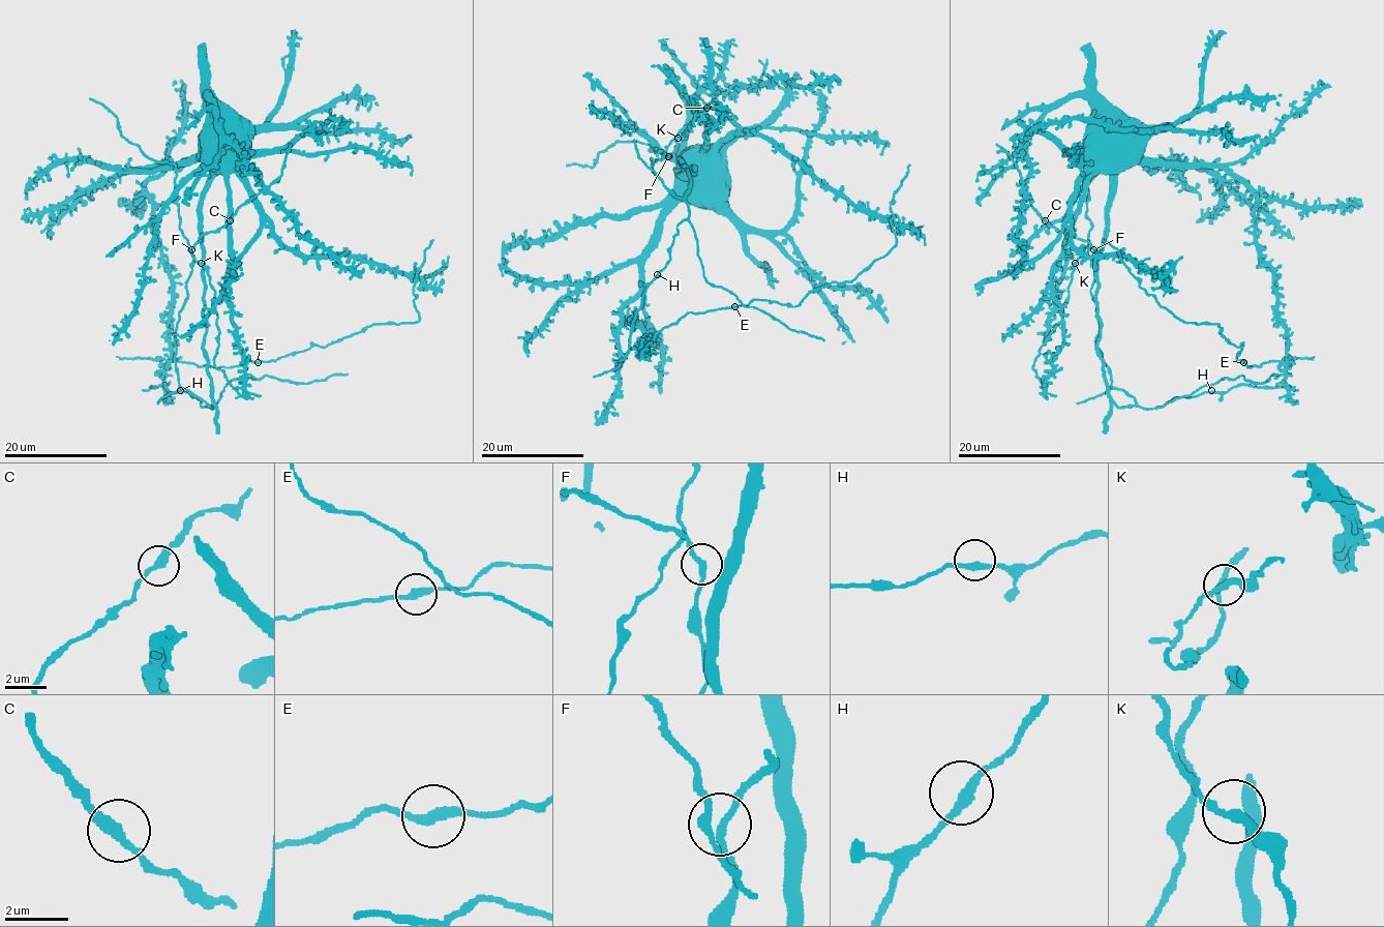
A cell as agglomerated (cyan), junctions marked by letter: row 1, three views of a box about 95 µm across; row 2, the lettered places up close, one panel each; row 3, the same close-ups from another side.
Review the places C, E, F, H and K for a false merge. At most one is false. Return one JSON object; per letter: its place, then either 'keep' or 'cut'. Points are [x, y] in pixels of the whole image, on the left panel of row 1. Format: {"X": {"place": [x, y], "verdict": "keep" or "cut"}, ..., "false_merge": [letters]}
{"C": {"place": [230, 220], "verdict": "keep"}, "E": {"place": [258, 362], "verdict": "keep"}, "F": {"place": [191, 249], "verdict": "keep"}, "H": {"place": [180, 390], "verdict": "keep"}, "K": {"place": [201, 263], "verdict": "keep"}, "false_merge": []}

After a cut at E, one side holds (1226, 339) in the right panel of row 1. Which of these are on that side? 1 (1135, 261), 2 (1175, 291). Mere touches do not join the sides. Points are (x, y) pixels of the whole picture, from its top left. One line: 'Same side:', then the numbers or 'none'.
Same side: none

